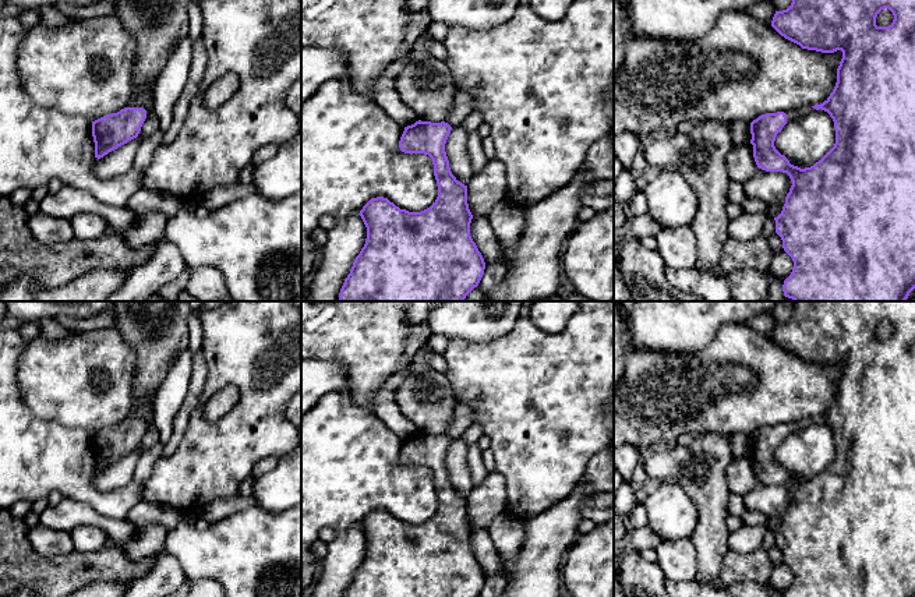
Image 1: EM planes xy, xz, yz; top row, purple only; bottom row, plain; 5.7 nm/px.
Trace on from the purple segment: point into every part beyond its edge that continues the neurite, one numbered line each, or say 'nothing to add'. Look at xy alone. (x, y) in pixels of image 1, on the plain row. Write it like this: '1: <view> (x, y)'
nothing to add

